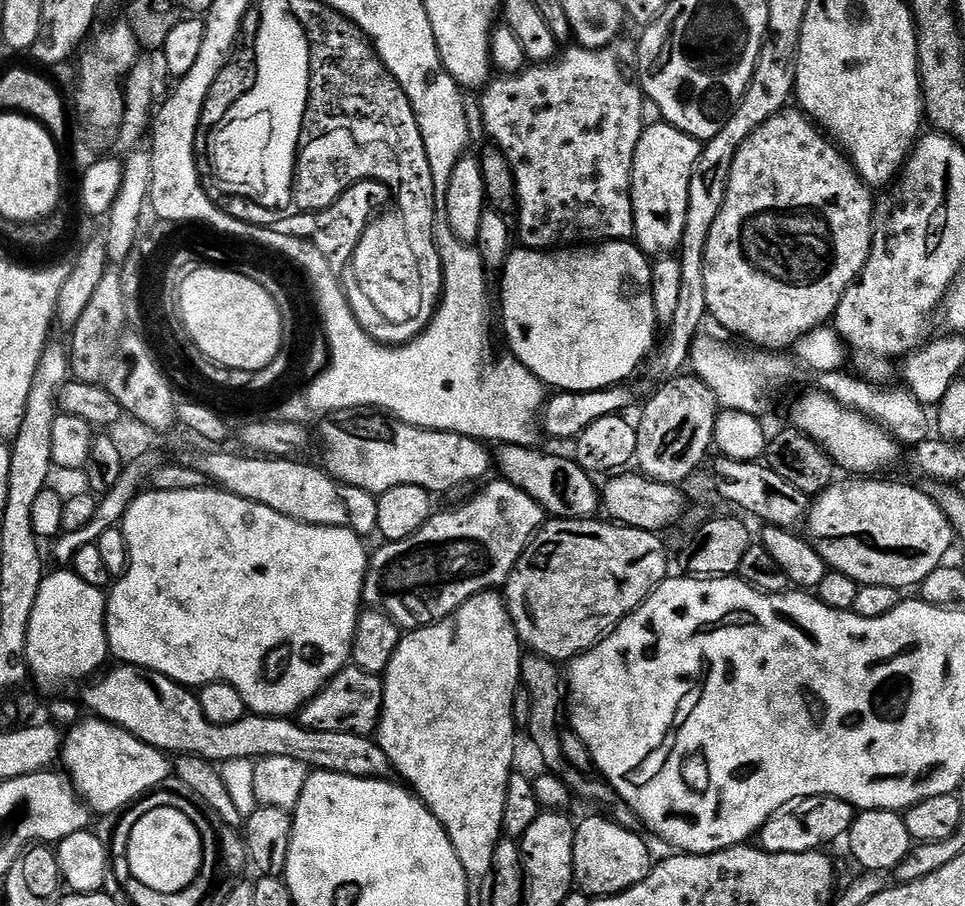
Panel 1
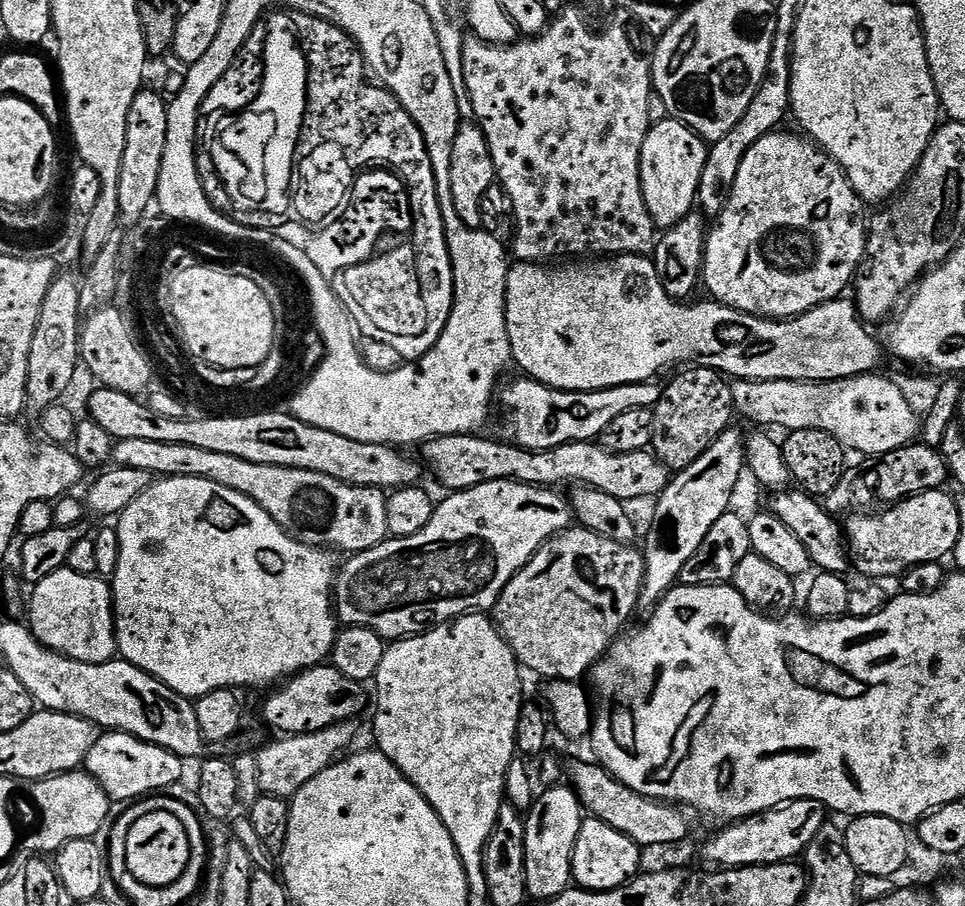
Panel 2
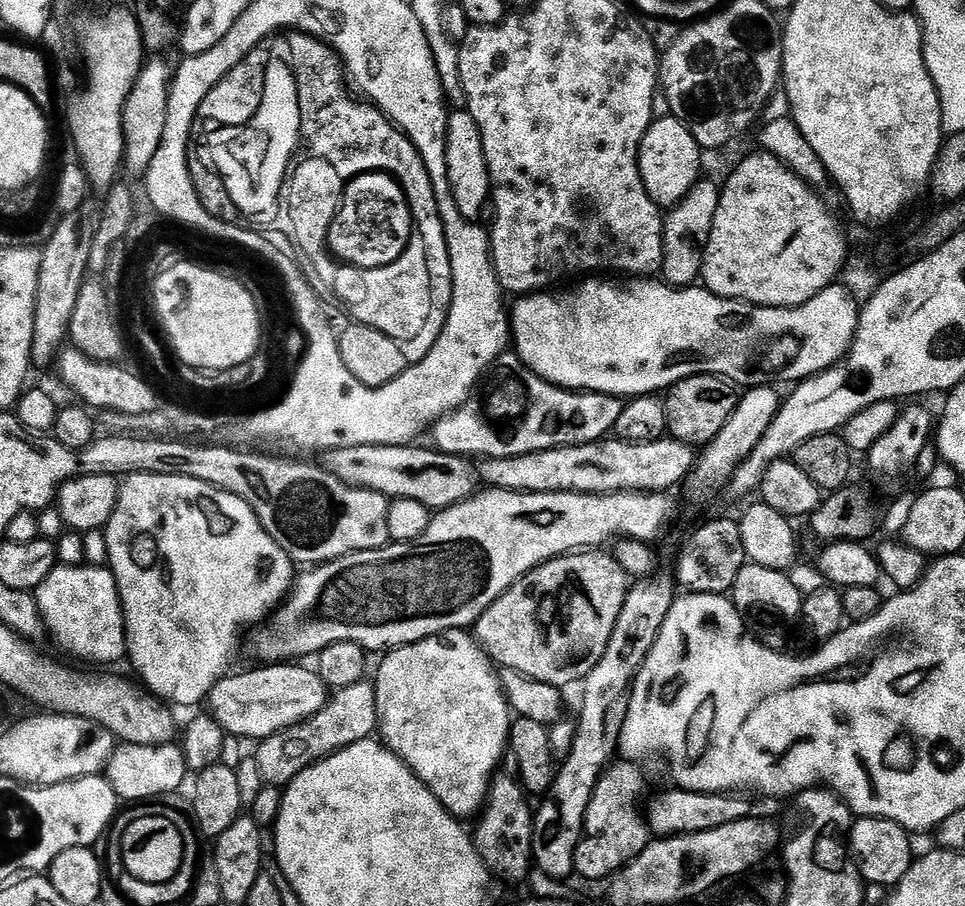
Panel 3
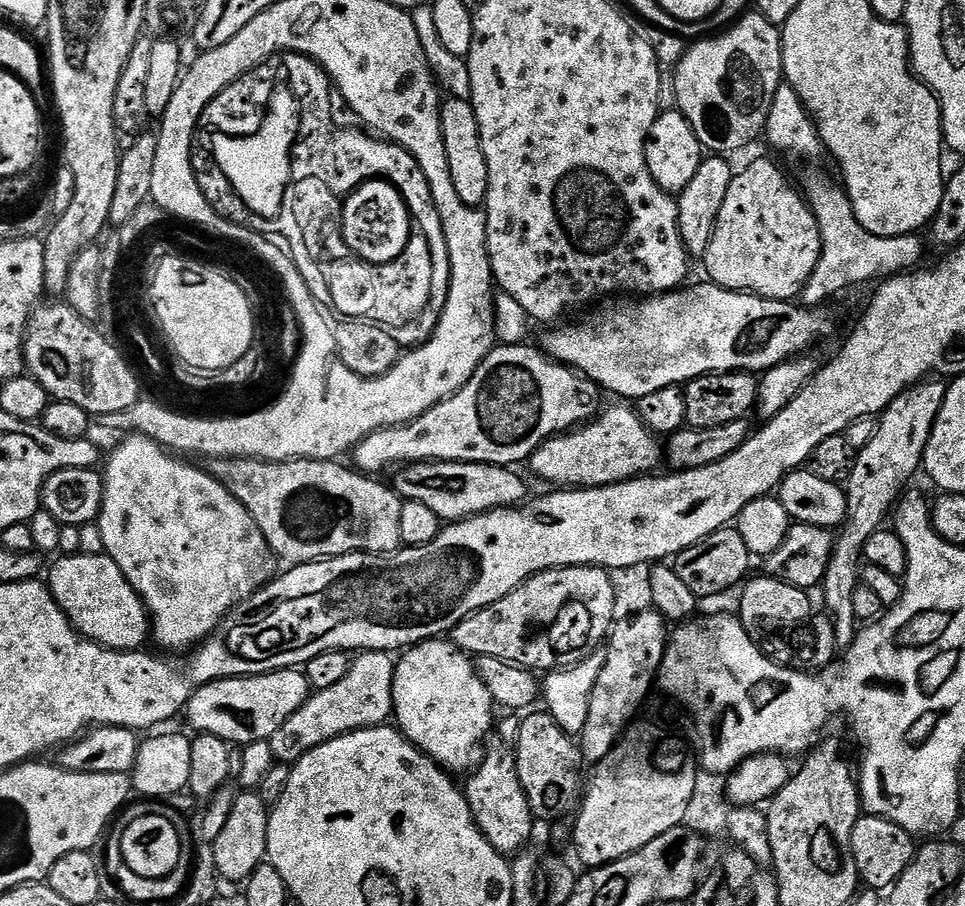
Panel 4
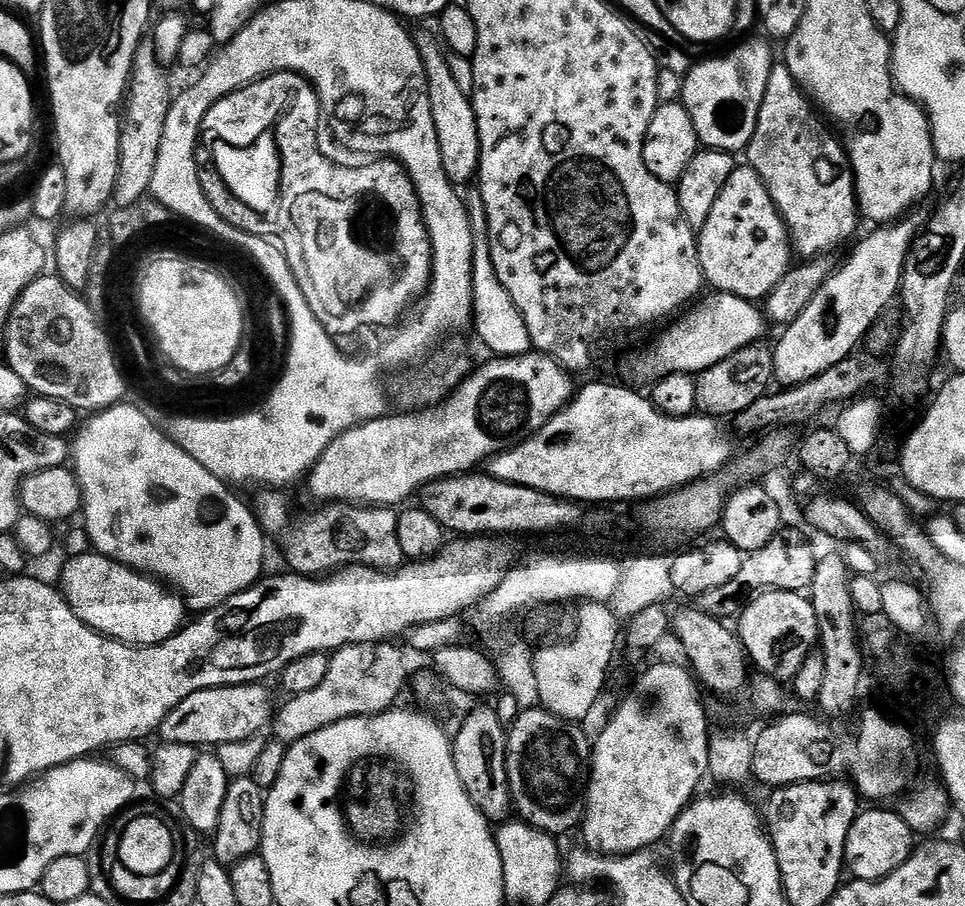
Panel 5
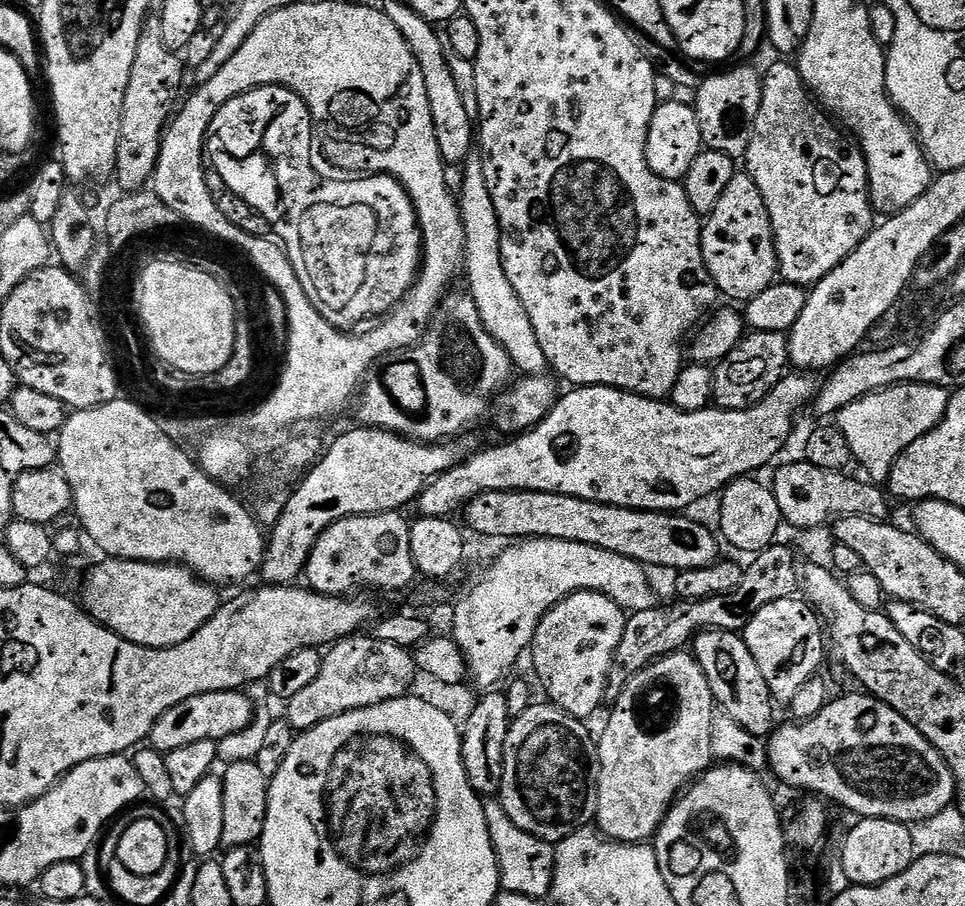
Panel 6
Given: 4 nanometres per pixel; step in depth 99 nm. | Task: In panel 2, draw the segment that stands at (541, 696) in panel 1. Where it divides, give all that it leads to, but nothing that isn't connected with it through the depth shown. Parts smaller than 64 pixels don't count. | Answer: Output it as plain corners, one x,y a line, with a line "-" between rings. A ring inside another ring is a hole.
569,759
566,764
567,783
576,791
580,805
591,819
606,822
606,826
614,826
614,830
626,834
626,838
630,838
644,850
668,848
687,838
688,820
679,807
638,794
630,790
630,786
618,782
598,762
591,763
583,764
580,760

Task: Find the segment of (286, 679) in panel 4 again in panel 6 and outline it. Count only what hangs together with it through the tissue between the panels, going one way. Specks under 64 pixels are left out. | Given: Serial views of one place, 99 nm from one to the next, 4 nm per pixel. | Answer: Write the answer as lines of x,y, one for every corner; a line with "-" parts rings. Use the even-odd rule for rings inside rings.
243,691
211,692
198,694
194,698
186,698
186,702
178,702
178,706
170,706
158,722
154,722
147,743
154,750
165,754
178,750
182,746
190,746
190,742
203,740
219,741
228,735
237,734
251,723
254,703

